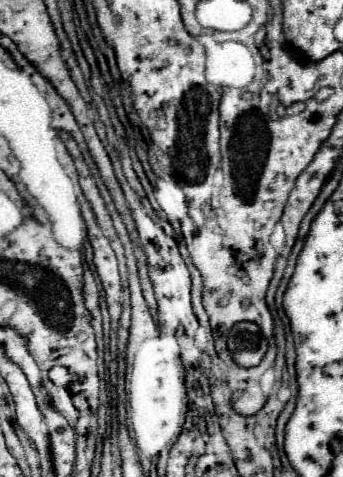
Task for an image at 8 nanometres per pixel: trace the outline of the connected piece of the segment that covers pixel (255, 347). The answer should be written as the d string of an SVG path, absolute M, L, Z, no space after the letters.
M241 321L229 331L227 349L237 365L255 367L267 351L267 339L255 323Z

